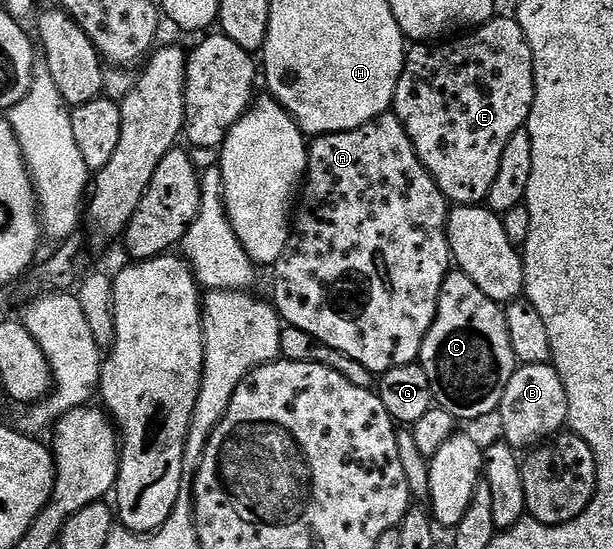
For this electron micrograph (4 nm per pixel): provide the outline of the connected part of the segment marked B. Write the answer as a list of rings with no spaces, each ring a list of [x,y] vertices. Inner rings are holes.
[[[551,363],[517,367],[506,386],[506,394],[498,409],[499,416],[500,428],[504,431],[503,443],[517,450],[531,450],[557,435],[567,425],[566,386],[562,386],[562,378]]]

